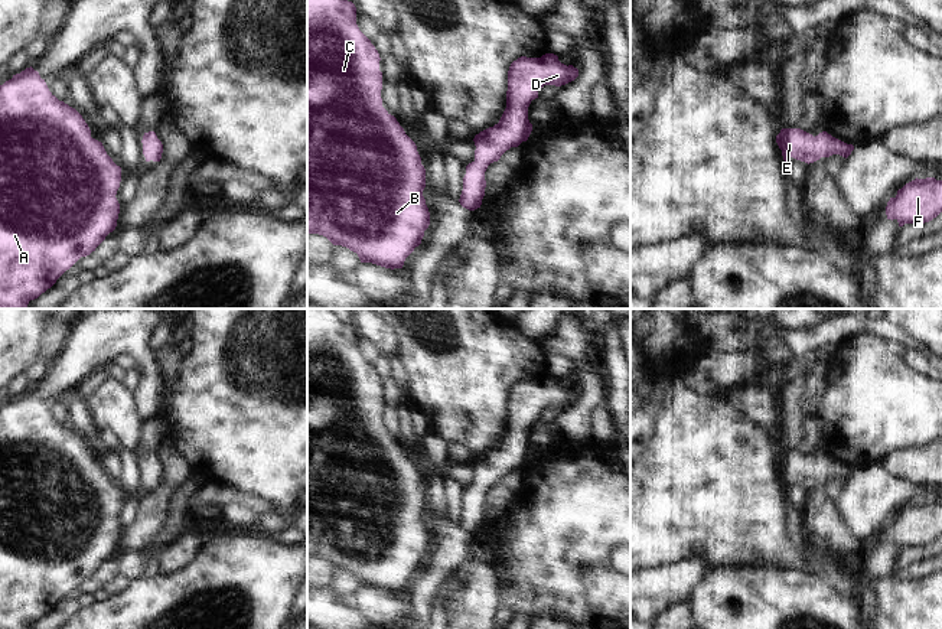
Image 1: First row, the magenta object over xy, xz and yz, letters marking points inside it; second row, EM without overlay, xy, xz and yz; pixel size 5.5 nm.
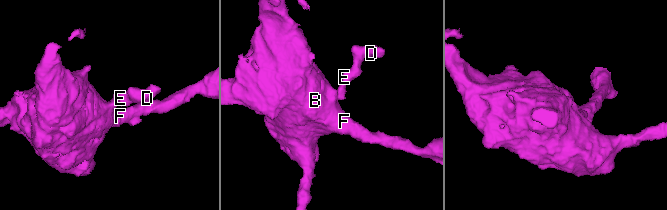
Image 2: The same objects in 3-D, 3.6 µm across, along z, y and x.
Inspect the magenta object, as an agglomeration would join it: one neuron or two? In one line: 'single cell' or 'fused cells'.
single cell

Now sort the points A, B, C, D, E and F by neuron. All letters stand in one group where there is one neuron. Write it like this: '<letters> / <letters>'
A B C D E F

